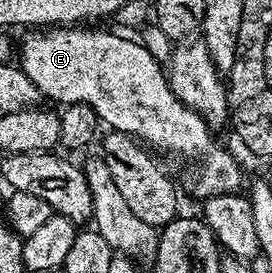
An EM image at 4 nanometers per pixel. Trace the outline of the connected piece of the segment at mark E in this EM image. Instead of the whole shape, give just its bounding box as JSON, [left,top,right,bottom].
[18,24,240,200]

